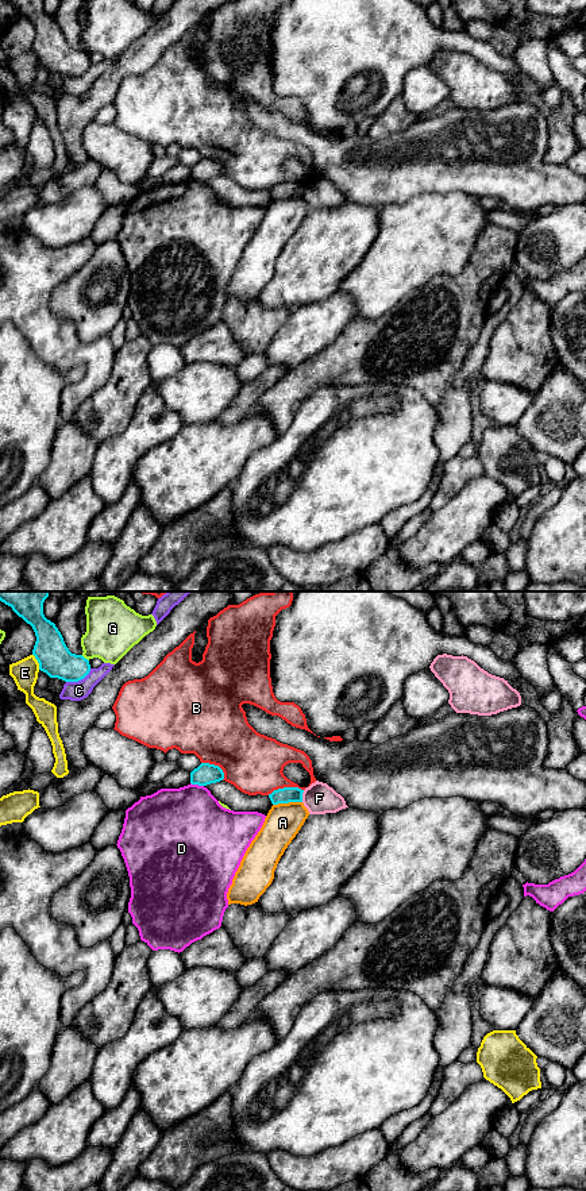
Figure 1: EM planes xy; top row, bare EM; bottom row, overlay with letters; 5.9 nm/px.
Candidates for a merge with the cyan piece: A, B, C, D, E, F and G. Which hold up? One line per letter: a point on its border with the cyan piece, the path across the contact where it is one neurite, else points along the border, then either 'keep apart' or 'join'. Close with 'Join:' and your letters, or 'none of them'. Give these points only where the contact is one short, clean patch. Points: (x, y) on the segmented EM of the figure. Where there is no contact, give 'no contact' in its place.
A: meets cyan in xy at (286, 802); border along xy (301, 801), (273, 805); keep apart
B: meets cyan in xy at (285, 787); keep apart
C: meets cyan in xy at (78, 679); border along xy (91, 669), (83, 678), (66, 682); keep apart
D: meets cyan in xy at (197, 783); keep apart
E: meets cyan in xy at (38, 662); keep apart
F: meets cyan in xy at (301, 796); keep apart
G: meets cyan in xy at (84, 658); keep apart
Join: none of them

